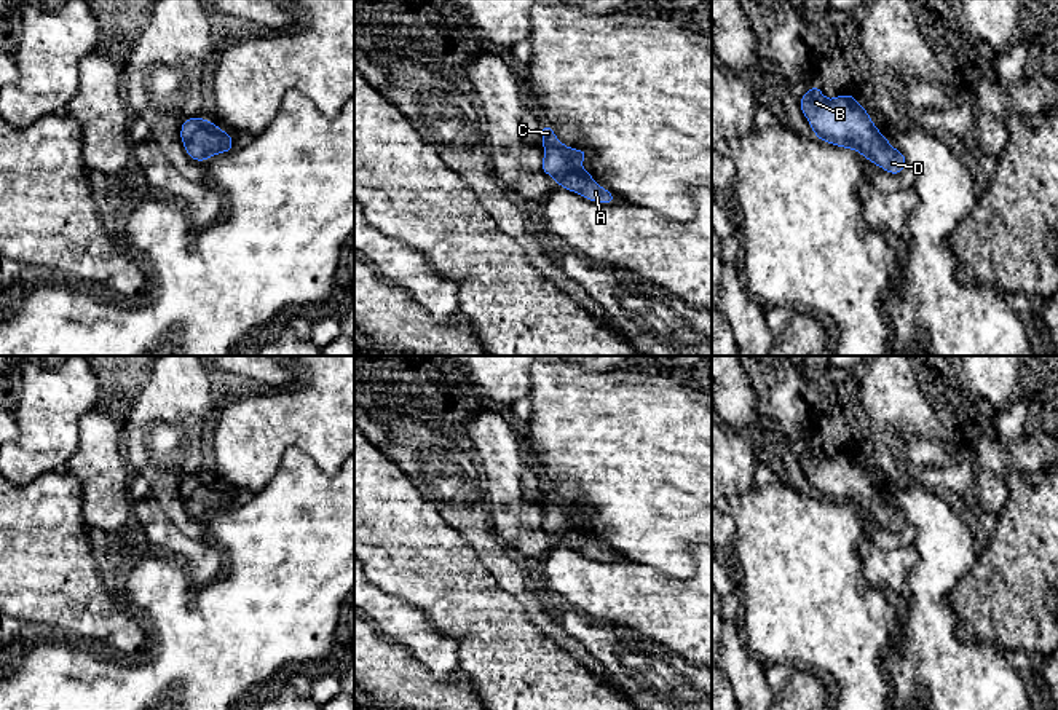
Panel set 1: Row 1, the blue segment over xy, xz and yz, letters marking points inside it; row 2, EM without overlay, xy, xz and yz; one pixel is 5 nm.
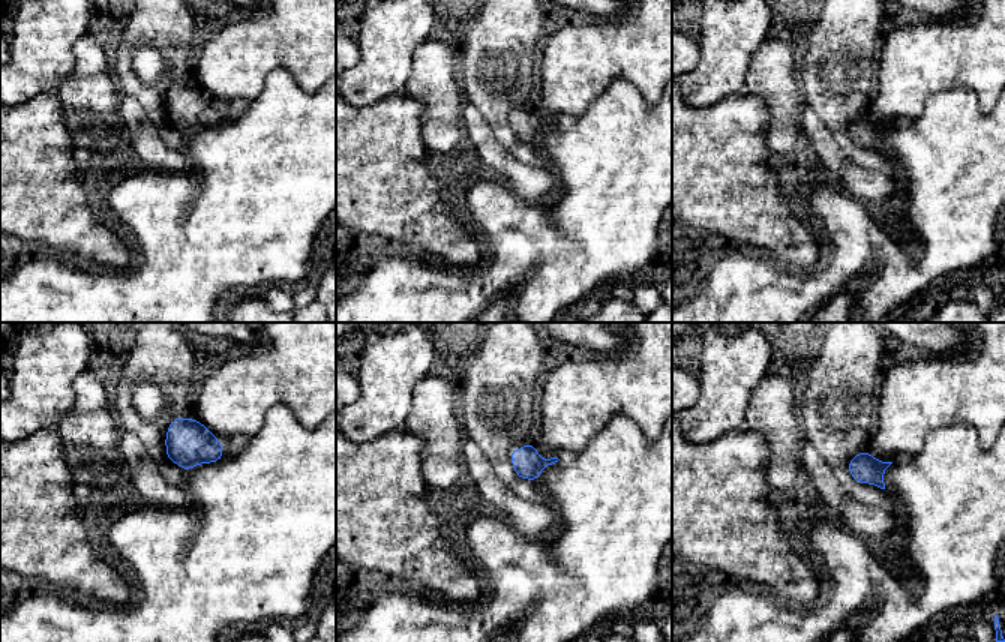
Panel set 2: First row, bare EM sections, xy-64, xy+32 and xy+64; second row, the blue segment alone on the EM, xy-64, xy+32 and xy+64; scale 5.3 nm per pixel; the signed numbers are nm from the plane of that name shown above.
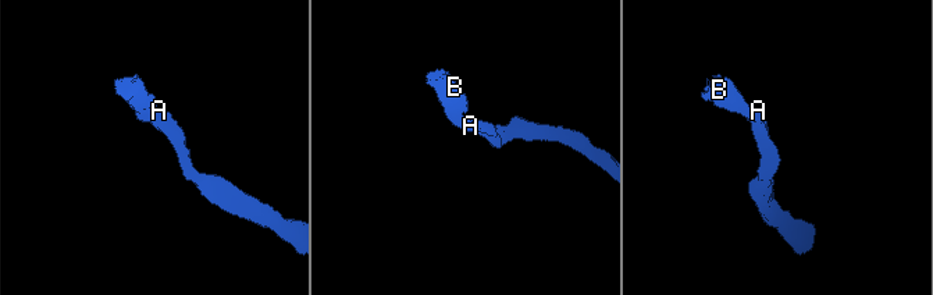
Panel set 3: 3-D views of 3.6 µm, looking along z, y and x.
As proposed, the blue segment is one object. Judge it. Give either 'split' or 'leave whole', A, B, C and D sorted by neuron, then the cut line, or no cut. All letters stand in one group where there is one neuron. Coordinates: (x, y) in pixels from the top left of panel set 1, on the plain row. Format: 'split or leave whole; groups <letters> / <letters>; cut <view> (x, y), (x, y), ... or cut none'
leave whole; groups A B C D; cut none

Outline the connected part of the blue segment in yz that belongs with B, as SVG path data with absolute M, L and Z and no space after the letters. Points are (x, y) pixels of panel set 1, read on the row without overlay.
M817 440L804 448L799 464L817 496L852 506L889 531L900 533L908 522L905 512L878 488L854 452L838 452L830 458Z

